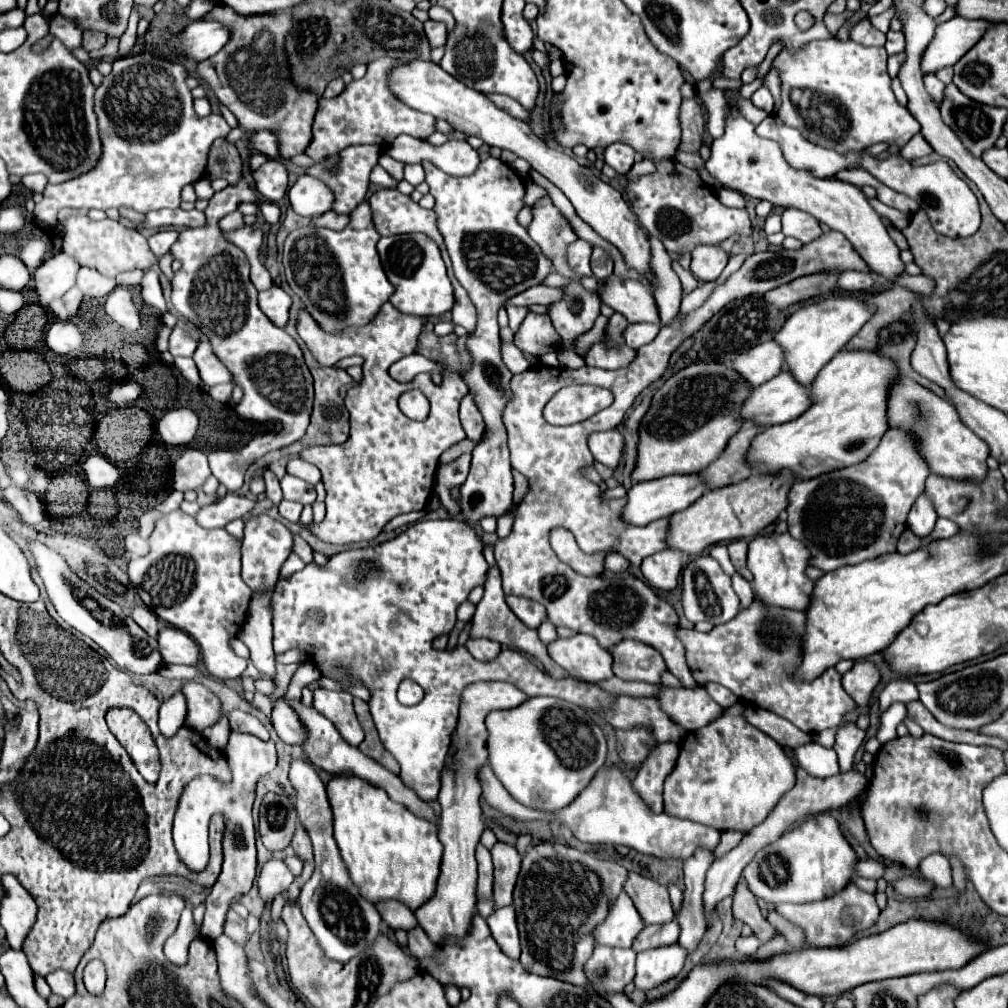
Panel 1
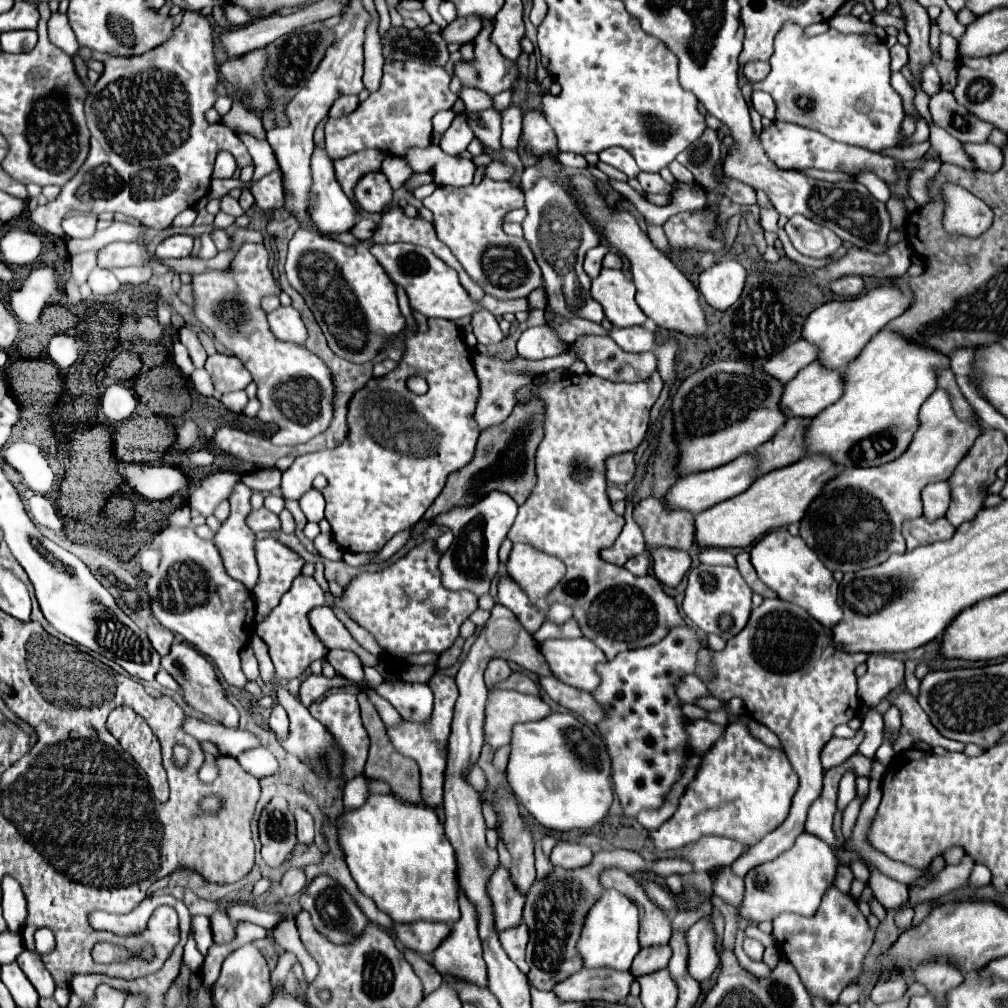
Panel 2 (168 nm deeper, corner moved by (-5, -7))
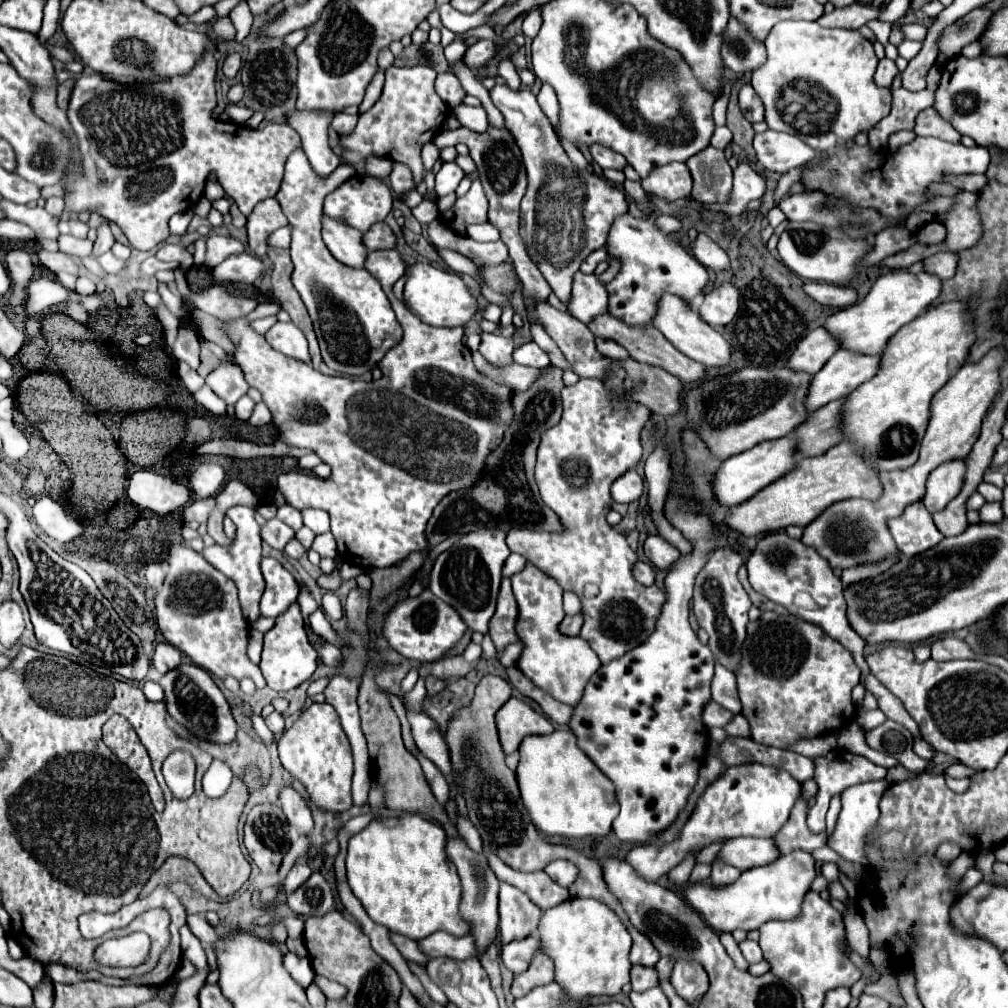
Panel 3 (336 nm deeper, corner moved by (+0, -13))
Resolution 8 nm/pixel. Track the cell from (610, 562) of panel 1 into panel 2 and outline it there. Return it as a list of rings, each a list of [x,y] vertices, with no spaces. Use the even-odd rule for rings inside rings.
[[[640,554],[640,556],[630,558],[624,566],[626,566],[634,576],[646,576],[646,574],[648,574],[648,568],[650,568],[650,558],[648,558],[646,554]]]

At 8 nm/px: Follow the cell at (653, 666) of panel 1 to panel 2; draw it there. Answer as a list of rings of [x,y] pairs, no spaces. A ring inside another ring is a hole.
[[[686,676],[678,684],[678,698],[686,704],[696,704],[704,696],[710,696],[710,690],[706,688],[706,684],[702,684],[698,676]]]

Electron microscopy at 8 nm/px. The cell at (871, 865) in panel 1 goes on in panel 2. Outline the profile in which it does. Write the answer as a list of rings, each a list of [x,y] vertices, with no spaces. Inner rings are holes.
[[[839,865],[837,868],[837,874],[833,882],[833,886],[838,888],[842,892],[849,892],[851,882],[854,879],[854,875],[848,865]]]

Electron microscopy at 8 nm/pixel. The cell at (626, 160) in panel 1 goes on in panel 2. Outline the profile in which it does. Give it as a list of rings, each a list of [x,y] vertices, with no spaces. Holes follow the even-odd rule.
[[[616,146],[614,148],[606,148],[598,156],[600,156],[602,162],[614,166],[616,170],[622,170],[628,178],[634,178],[640,172],[638,166],[636,166],[636,162],[634,162],[634,158],[624,148],[616,148]]]

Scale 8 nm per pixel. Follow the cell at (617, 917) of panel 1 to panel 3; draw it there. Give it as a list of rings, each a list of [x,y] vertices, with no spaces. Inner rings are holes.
[[[583,898],[565,900],[543,912],[539,922],[539,934],[541,934],[541,944],[545,946],[545,952],[555,962],[555,974],[557,974],[555,982],[561,984],[573,1000],[579,1000],[583,996],[601,996],[601,994],[615,996],[621,992],[623,984],[629,982],[631,934],[627,932],[625,924],[617,918],[617,914],[603,902],[583,900]]]

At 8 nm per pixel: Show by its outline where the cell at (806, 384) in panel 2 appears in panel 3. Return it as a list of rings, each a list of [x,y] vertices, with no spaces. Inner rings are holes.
[[[837,350],[813,376],[803,406],[807,412],[815,412],[837,398],[845,398],[859,384],[869,380],[877,368],[879,356],[861,356],[847,350]]]

